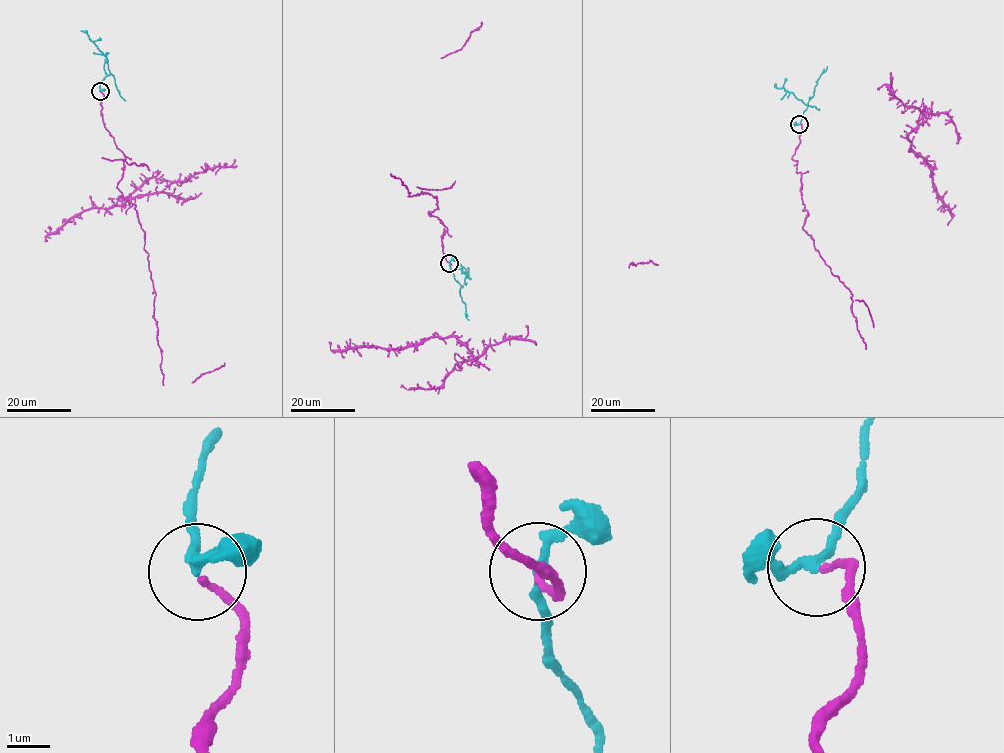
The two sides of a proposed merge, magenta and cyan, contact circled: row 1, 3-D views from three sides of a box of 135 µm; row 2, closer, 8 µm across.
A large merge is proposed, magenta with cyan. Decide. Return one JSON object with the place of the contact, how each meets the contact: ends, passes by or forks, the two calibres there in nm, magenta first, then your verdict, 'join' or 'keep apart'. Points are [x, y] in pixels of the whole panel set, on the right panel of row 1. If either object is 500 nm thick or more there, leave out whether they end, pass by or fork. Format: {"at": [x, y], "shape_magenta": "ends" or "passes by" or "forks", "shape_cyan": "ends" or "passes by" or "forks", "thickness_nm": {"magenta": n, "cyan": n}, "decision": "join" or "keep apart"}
{"at": [799, 124], "shape_magenta": "ends", "shape_cyan": "passes by", "thickness_nm": {"magenta": 130, "cyan": 200}, "decision": "join"}

